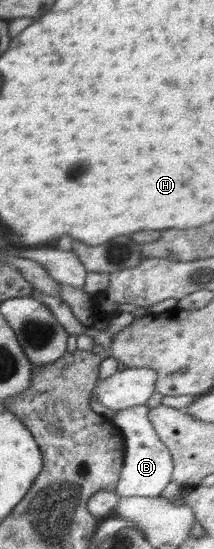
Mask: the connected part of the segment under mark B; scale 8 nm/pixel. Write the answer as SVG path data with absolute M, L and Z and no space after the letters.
M146 405L118 410L110 419L124 435L123 469L115 491L120 496L158 497L171 481L173 460L168 447L160 441L148 418L149 408Z

